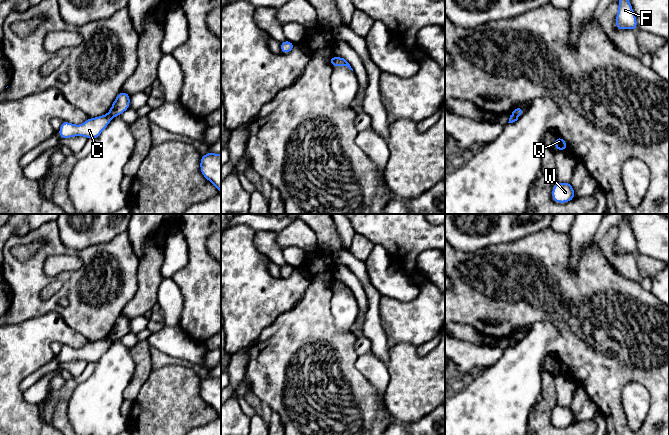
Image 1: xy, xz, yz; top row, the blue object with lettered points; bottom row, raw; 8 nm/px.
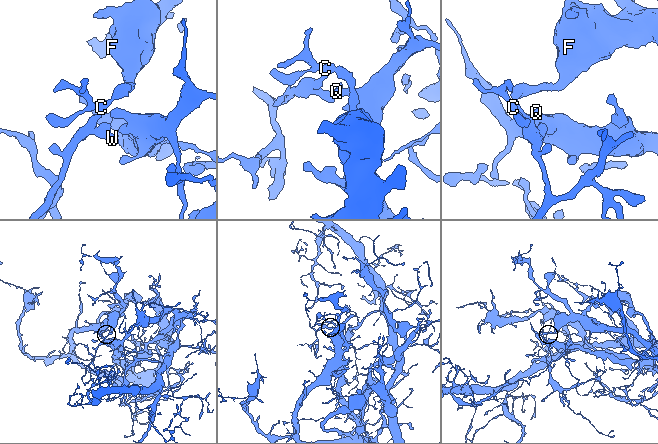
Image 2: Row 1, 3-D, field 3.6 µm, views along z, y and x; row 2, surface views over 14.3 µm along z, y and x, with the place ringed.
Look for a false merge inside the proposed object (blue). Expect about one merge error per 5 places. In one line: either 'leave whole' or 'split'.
split

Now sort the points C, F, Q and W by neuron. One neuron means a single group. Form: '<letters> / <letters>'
C W / F Q

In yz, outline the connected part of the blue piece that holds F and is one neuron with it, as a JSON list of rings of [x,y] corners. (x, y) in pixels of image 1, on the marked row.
[[[618,0],[618,13],[616,15],[615,27],[618,30],[638,30],[636,15],[629,0]]]

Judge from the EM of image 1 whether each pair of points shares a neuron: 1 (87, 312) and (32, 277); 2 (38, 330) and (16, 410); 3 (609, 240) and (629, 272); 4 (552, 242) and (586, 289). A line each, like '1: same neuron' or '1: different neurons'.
1: same neuron
2: same neuron
3: same neuron
4: same neuron

